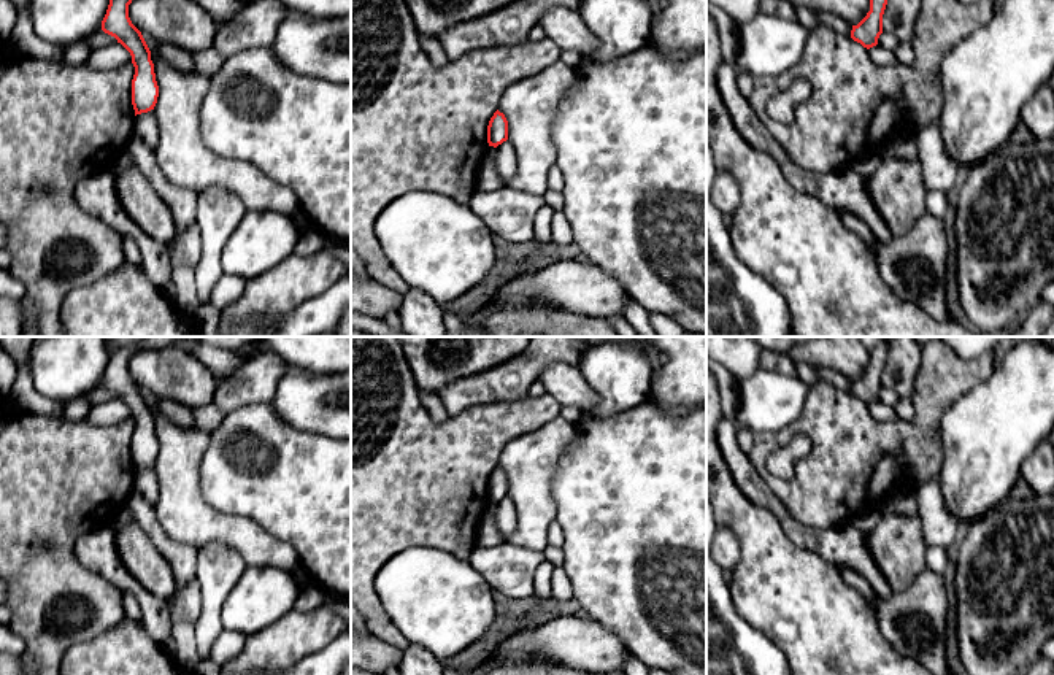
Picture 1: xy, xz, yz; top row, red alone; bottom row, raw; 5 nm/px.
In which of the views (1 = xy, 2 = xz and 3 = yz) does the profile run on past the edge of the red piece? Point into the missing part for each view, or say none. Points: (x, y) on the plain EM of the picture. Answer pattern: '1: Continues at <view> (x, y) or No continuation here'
1: No continuation here
2: No continuation here
3: No continuation here

